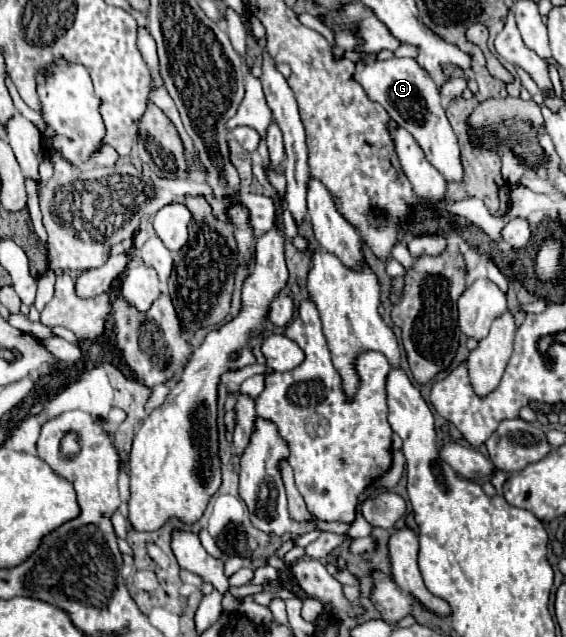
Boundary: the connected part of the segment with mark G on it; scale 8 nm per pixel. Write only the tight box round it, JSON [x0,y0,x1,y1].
[352,58,464,182]

